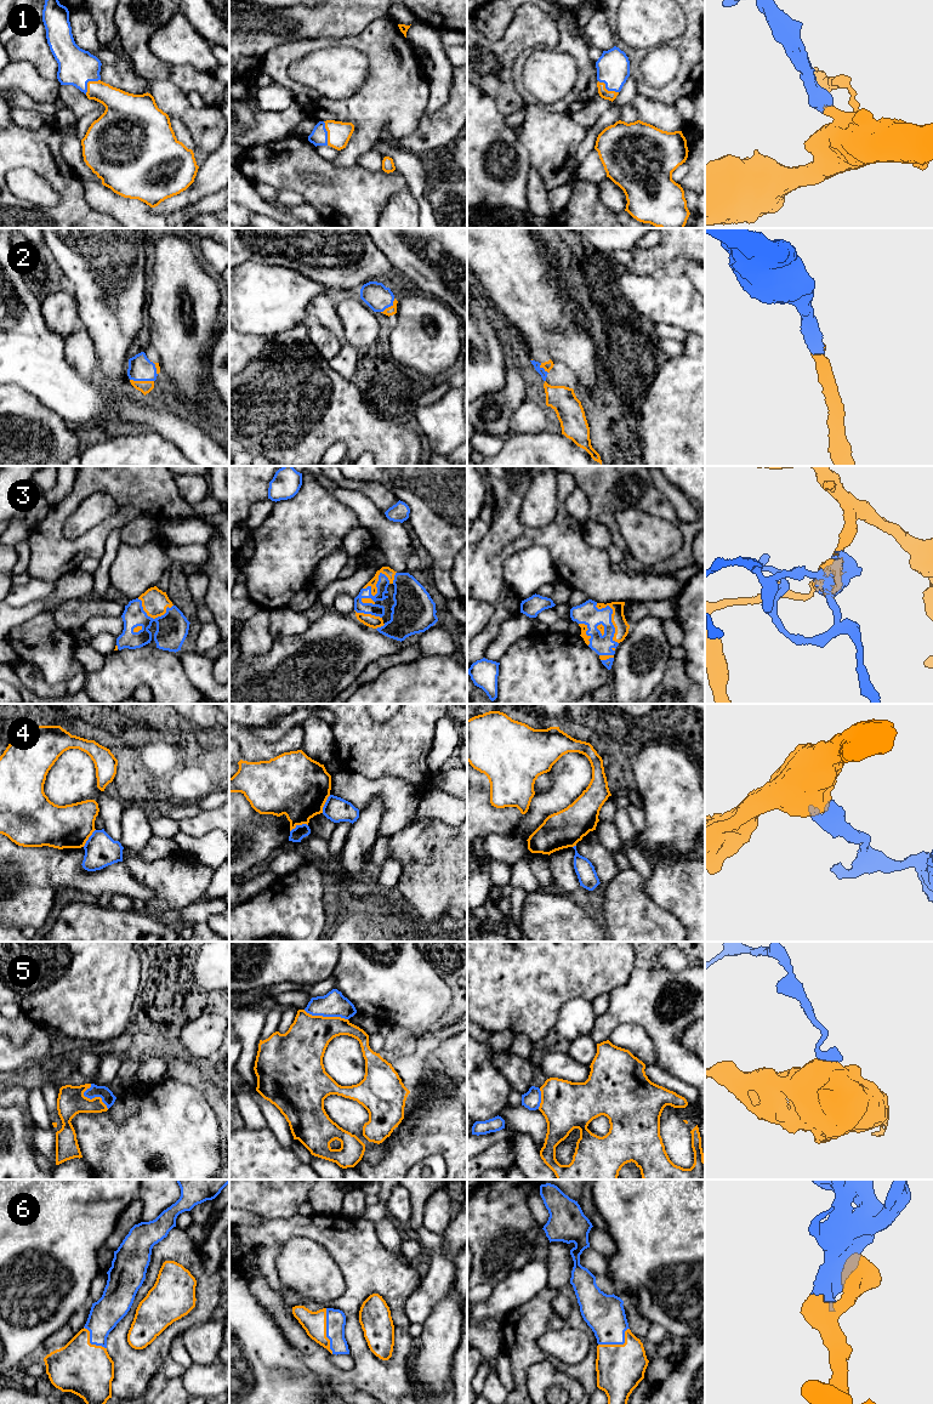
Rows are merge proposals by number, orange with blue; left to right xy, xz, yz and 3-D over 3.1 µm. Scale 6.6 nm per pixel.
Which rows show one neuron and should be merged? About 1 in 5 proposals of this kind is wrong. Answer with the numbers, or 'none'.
1, 2, 3, 6

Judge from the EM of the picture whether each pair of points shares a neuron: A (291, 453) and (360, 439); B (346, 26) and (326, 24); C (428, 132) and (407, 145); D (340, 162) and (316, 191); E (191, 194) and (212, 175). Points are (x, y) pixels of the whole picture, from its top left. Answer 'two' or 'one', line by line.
A: one
B: one
C: one
D: two
E: one

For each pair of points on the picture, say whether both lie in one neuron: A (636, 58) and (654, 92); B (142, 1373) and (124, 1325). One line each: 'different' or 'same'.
A: same
B: same

